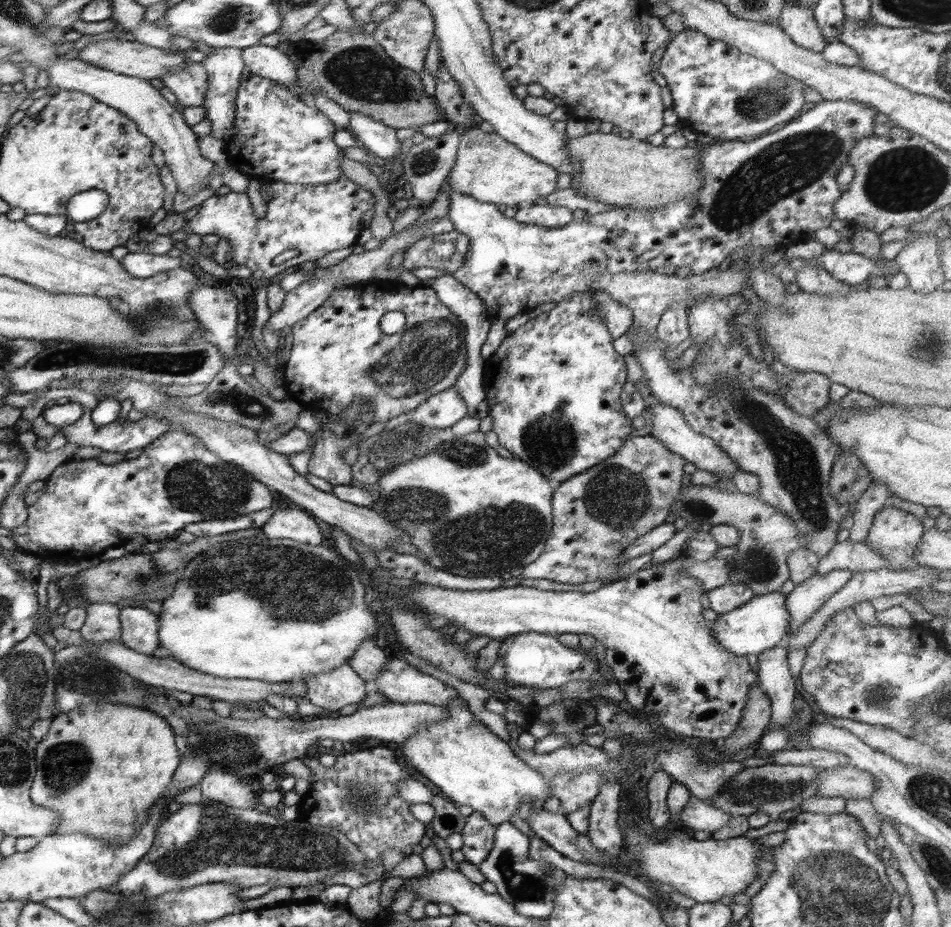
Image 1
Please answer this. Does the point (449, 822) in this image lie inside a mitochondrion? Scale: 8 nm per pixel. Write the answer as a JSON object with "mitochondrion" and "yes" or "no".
{"mitochondrion":"no"}

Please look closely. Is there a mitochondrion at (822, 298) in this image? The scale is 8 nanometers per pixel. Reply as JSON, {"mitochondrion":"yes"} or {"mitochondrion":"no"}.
{"mitochondrion":"no"}

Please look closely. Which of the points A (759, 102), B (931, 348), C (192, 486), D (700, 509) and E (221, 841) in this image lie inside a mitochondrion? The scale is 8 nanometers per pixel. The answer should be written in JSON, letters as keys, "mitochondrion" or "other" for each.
{"A":"mitochondrion","B":"mitochondrion","C":"mitochondrion","D":"mitochondrion","E":"mitochondrion"}

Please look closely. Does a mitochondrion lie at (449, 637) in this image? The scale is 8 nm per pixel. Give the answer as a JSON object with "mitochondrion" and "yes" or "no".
{"mitochondrion":"no"}

